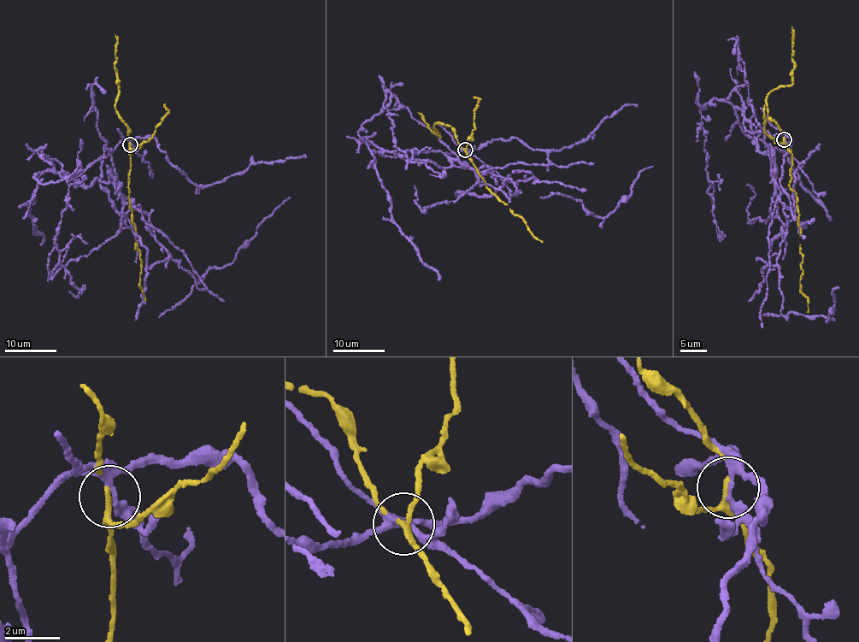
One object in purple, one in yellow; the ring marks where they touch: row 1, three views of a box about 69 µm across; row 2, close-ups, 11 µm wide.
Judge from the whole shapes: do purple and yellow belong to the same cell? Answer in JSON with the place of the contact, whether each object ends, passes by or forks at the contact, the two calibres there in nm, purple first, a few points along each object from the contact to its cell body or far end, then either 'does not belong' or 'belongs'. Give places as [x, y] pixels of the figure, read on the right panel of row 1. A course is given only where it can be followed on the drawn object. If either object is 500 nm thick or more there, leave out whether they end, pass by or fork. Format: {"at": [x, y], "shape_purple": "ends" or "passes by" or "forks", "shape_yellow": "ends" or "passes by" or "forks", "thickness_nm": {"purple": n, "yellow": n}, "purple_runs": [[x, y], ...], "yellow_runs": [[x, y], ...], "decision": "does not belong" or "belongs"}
{"at": [784, 139], "shape_purple": "forks", "shape_yellow": "forks", "thickness_nm": {"purple": 200, "yellow": 130}, "purple_runs": [[785, 138], [748, 132], [744, 120], [777, 170], [781, 310], [826, 321], [838, 287]], "yellow_runs": [[785, 138], [787, 150], [791, 154], [790, 188], [797, 195], [803, 259], [800, 292], [808, 299], [807, 312]], "decision": "does not belong"}

